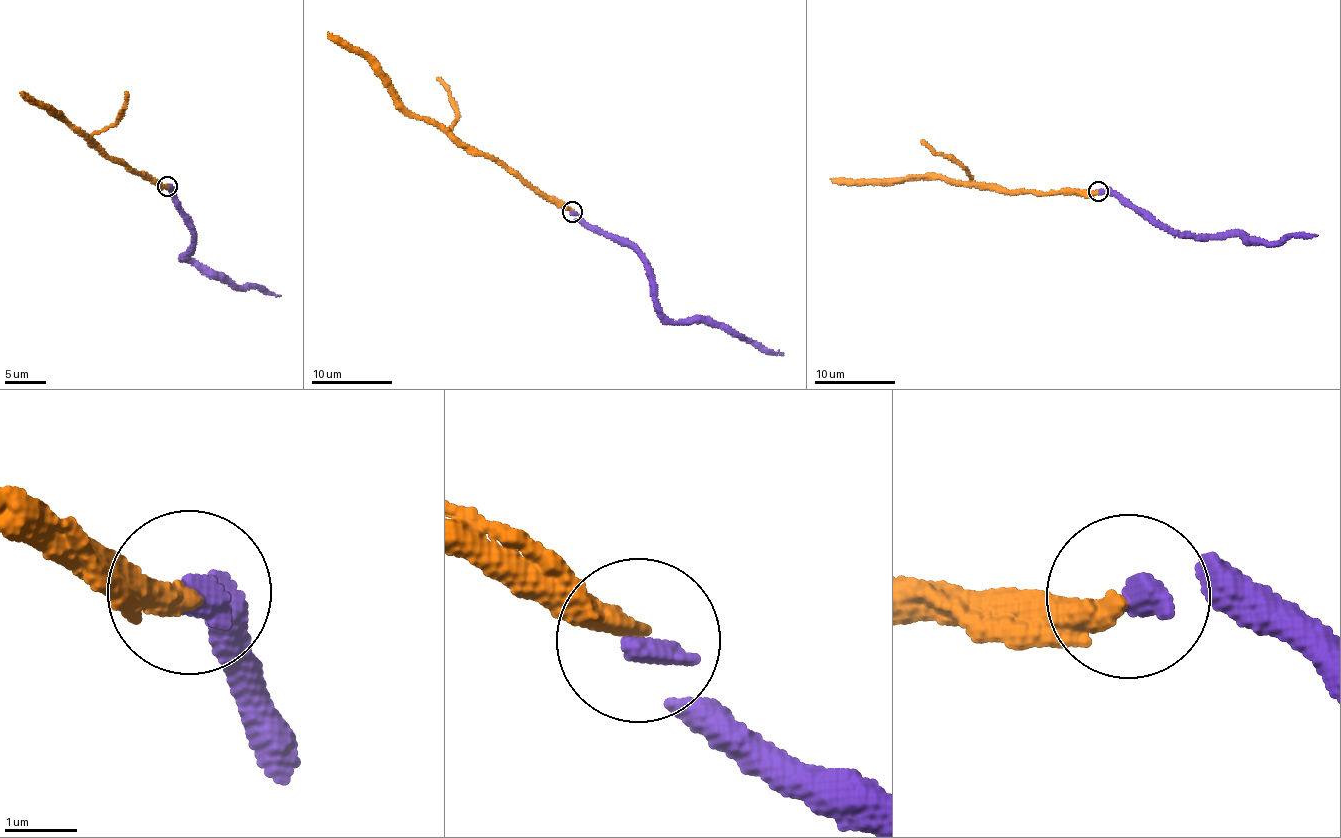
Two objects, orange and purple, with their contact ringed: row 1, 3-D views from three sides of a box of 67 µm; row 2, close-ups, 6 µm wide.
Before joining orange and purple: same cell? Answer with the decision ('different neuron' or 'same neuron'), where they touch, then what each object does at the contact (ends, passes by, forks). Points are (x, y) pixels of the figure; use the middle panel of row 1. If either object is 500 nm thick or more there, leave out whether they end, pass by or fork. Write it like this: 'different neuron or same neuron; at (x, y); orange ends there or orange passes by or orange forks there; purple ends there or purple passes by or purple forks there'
same neuron; at (572, 212); orange ends there; purple ends there

